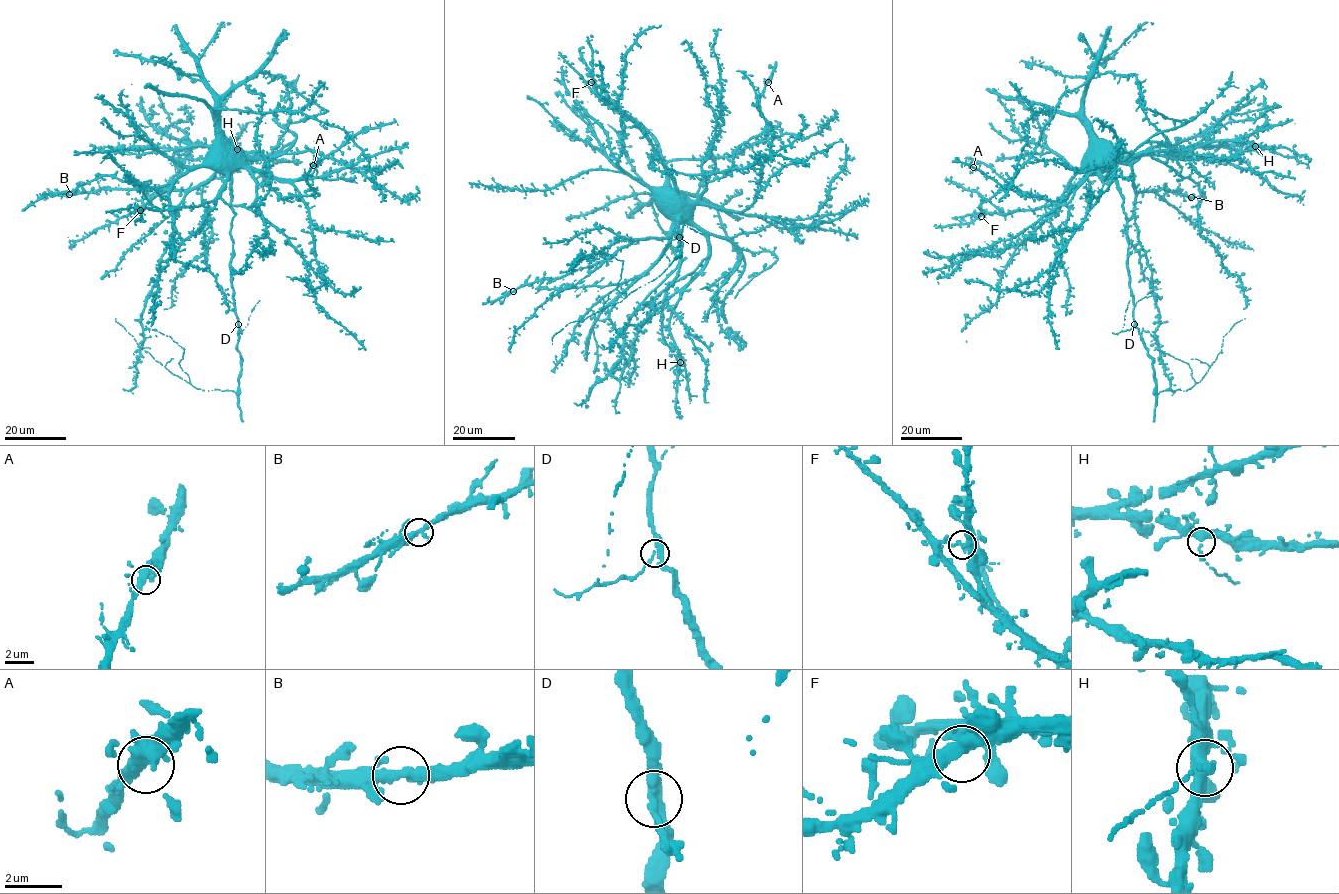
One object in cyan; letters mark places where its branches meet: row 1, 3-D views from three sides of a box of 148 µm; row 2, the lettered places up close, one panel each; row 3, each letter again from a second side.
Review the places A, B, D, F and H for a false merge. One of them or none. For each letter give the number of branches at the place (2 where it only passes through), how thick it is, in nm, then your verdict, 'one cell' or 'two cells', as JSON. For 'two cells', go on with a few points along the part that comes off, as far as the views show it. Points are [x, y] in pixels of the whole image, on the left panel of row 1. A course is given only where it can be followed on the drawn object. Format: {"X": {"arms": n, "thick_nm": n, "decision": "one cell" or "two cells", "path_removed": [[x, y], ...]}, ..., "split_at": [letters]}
{"A": {"arms": 3, "thick_nm": 320, "decision": "one cell"}, "B": {"arms": 3, "thick_nm": 320, "decision": "one cell"}, "D": {"arms": 3, "thick_nm": 280, "decision": "one cell"}, "F": {"arms": 3, "thick_nm": 320, "decision": "one cell"}, "H": {"arms": 3, "thick_nm": 320, "decision": "one cell"}, "split_at": []}

